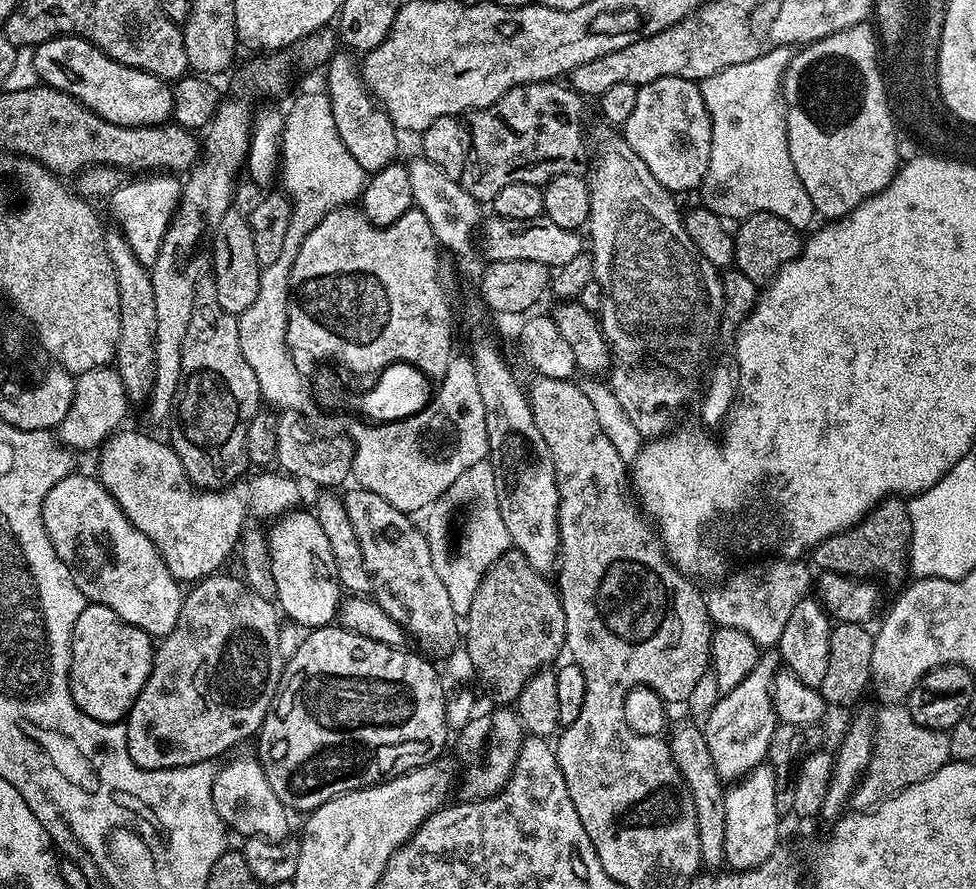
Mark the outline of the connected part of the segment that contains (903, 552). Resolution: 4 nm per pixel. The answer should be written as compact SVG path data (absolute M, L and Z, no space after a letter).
M890 496L887 500L881 500L879 504L876 505L872 511L868 512L864 517L859 520L857 524L853 526L853 528L848 529L846 532L839 532L838 534L834 534L830 538L826 538L822 541L821 544L817 544L815 548L812 549L810 553L810 560L813 565L820 572L837 572L838 574L842 574L843 576L854 576L857 578L877 578L876 576L881 576L884 580L900 580L906 573L909 571L908 566L908 547L912 544L912 527L910 526L910 510L908 509L907 503L899 496Z

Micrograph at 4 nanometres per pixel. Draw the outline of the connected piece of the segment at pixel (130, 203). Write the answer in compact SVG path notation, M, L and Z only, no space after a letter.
M144 174L141 180L121 183L120 187L112 191L110 203L112 216L116 219L115 227L130 242L138 262L151 266L158 258L158 250L168 227L172 225L172 217L176 214L181 195L181 181L172 174Z

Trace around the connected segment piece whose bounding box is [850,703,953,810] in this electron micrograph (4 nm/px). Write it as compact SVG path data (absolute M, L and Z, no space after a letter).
M903 703L885 704L877 709L874 712L876 733L868 769L864 771L864 777L860 779L860 785L850 801L851 807L856 810L875 808L903 788L914 786L914 782L930 778L930 774L942 770L942 766L946 766L953 759L952 742L948 732L918 726L918 722L910 718Z

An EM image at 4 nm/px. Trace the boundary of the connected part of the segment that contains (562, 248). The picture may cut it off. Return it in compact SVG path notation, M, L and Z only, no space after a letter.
M492 214L483 221L478 232L478 244L484 247L484 252L488 255L489 261L493 260L517 260L518 262L538 262L544 264L549 270L555 270L566 266L566 262L571 262L573 258L582 255L580 248L579 231L571 228L557 226L555 222L550 222L546 215L538 218L502 218Z

